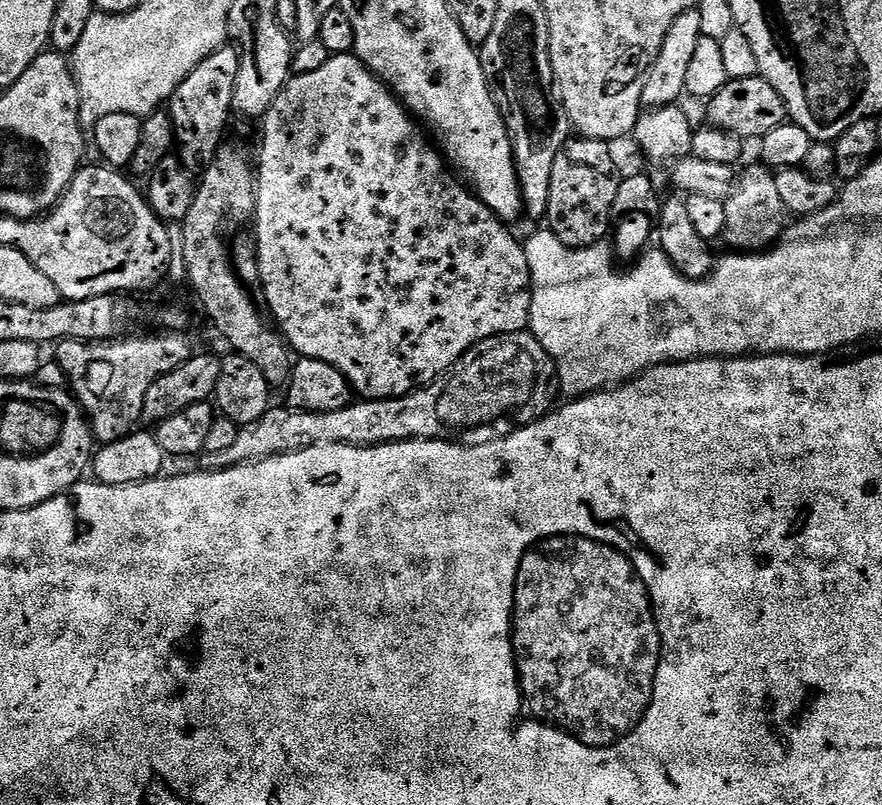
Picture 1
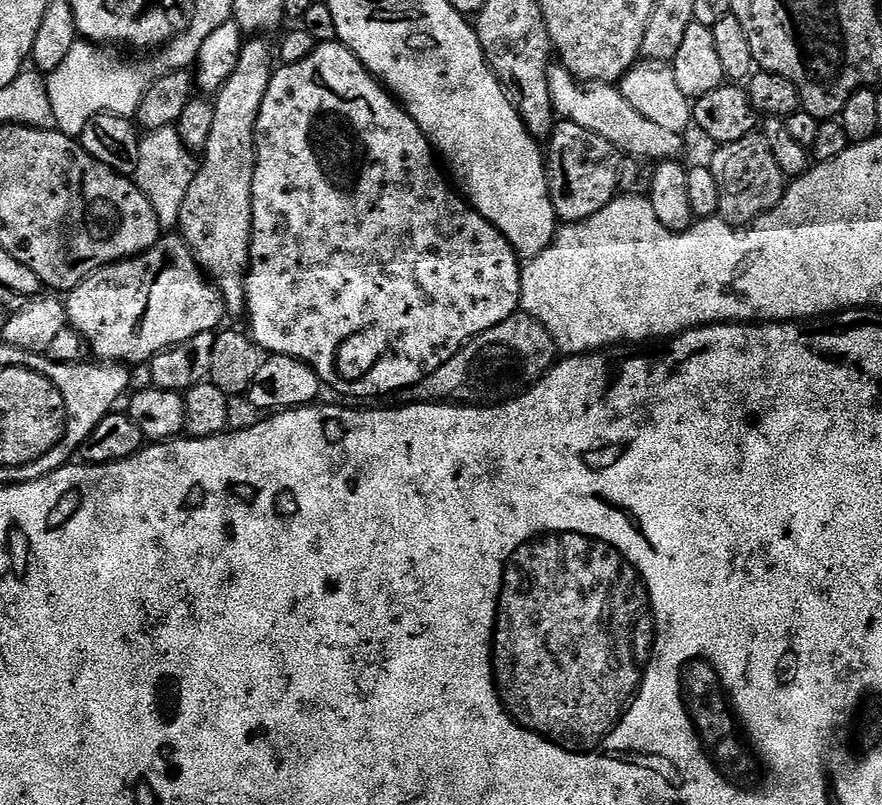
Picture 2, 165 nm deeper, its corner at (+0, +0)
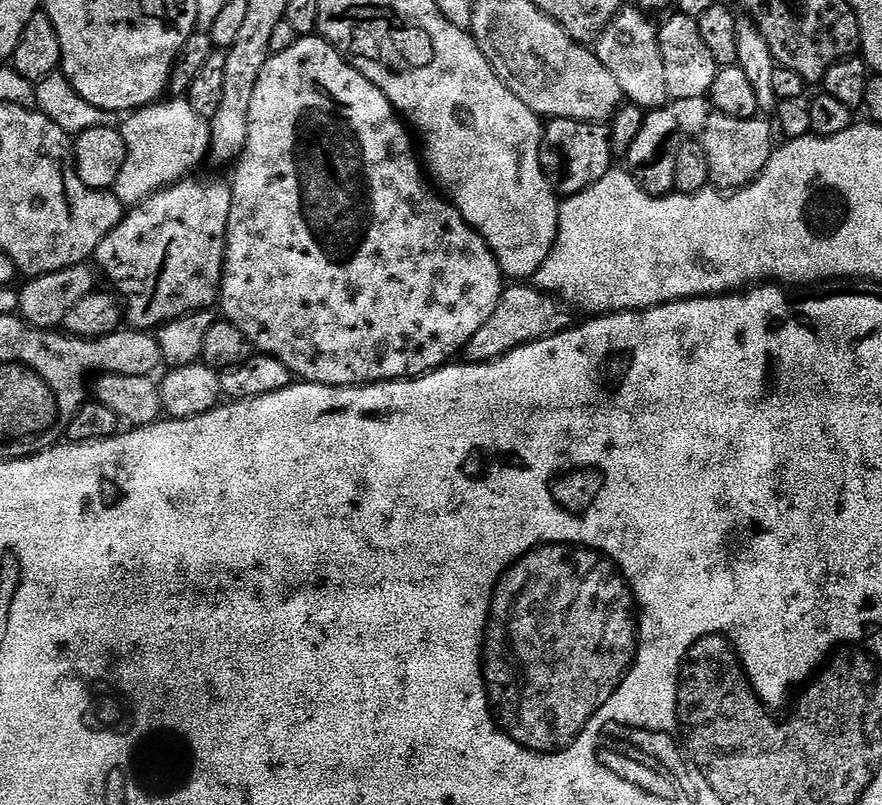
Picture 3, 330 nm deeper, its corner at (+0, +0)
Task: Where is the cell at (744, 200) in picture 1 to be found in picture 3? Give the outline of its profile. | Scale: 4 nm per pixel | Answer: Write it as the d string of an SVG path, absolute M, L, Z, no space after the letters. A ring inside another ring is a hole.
M712 114L709 118L702 143L706 150L706 162L710 162L710 184L713 189L731 194L753 184L764 172L774 151L774 128L763 119L738 120L719 114Z

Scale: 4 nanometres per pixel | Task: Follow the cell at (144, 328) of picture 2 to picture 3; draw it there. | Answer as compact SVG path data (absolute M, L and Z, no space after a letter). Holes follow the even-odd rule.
M195 178L182 179L163 191L153 194L148 200L140 204L139 207L133 207L131 211L125 215L124 220L119 226L98 246L98 250L94 257L95 267L99 269L102 276L102 271L104 271L105 278L112 283L112 285L110 285L111 291L122 301L123 315L126 317L127 323L128 320L132 323L129 325L131 325L133 329L151 333L153 330L163 328L165 324L169 324L172 320L181 320L183 316L190 316L193 312L202 312L211 309L213 305L219 301L220 283L224 277L224 243L228 237L232 189L227 183L219 184L216 180L208 181L194 179Z

